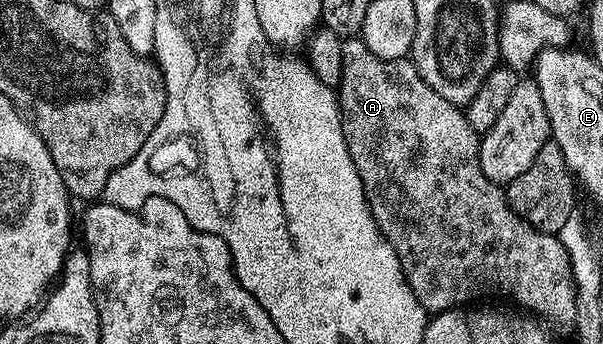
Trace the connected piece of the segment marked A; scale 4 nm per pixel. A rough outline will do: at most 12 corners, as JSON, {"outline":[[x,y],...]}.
{"outline":[[341,40],[343,137],[426,313],[577,321],[567,249],[412,58]]}

